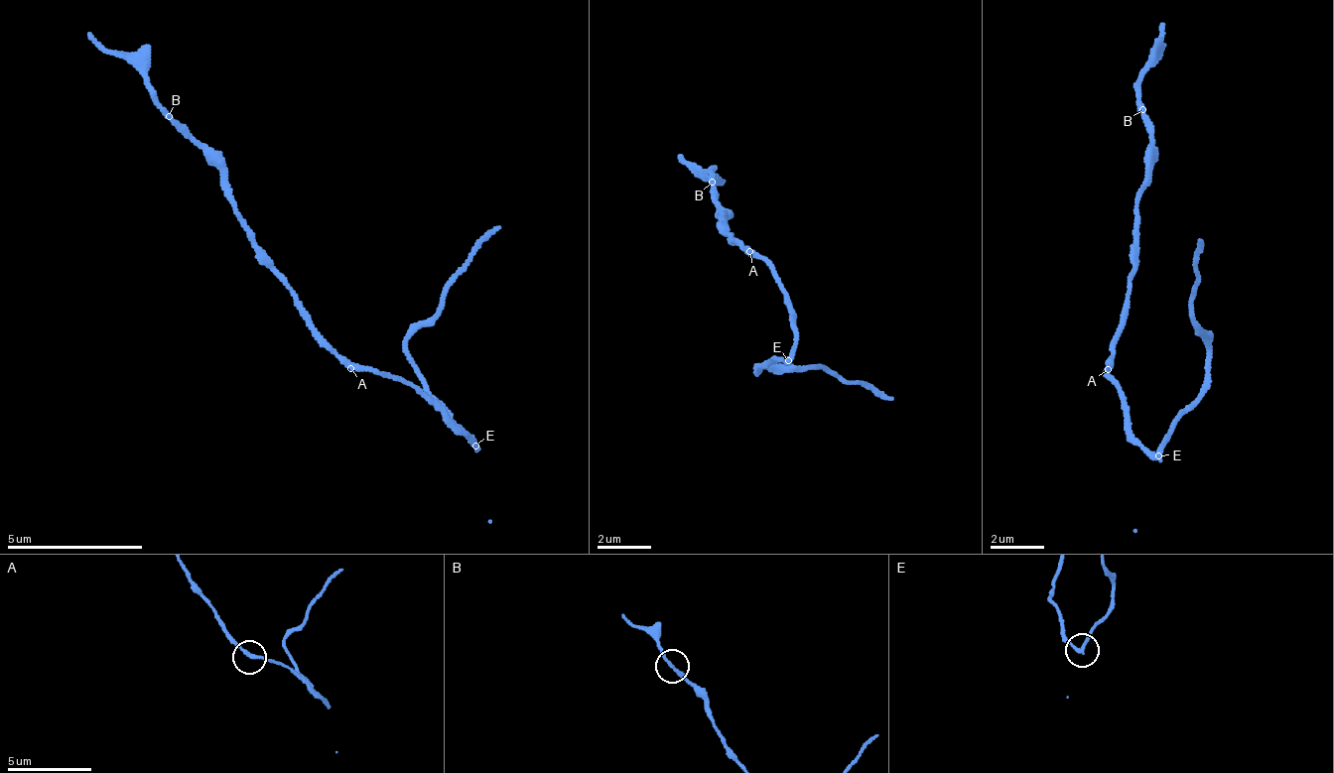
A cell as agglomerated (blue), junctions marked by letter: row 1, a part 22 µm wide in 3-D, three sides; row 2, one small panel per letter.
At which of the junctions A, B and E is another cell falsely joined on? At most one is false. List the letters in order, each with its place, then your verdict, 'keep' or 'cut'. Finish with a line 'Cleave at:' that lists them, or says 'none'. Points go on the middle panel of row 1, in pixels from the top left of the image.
A: at (749, 251); keep
B: at (712, 182); keep
E: at (788, 360); cut
Cleave at: E

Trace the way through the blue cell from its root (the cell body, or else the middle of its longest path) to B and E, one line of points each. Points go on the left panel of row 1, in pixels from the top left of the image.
B: (353, 361), (311, 321), (299, 293), (263, 252), (257, 231), (241, 217), (223, 177), (223, 163), (169, 116)
E: (353, 361), (384, 375), (393, 375), (448, 415), (448, 422), (469, 435), (475, 448)

